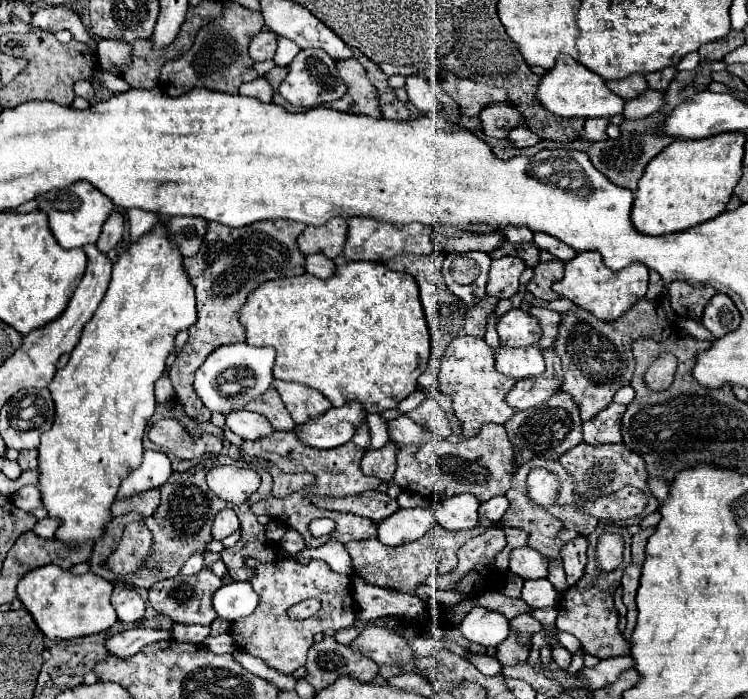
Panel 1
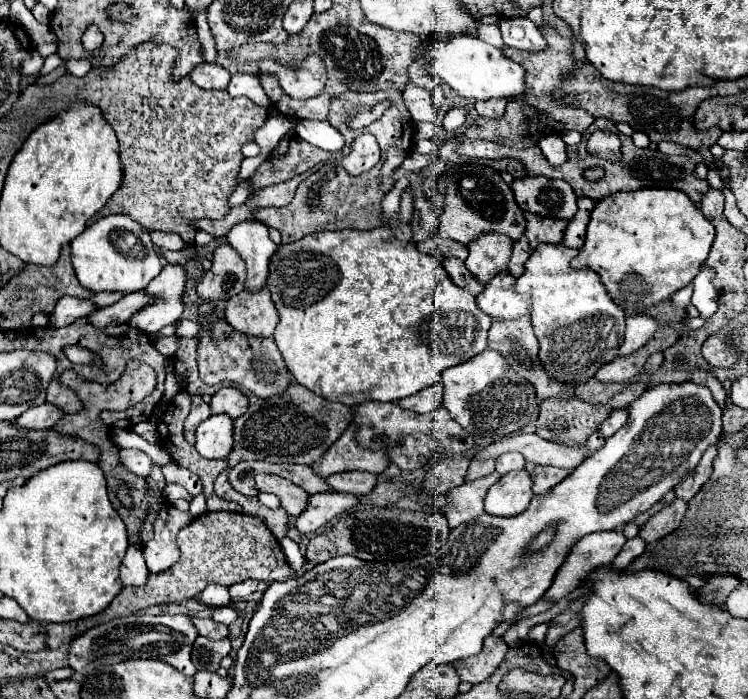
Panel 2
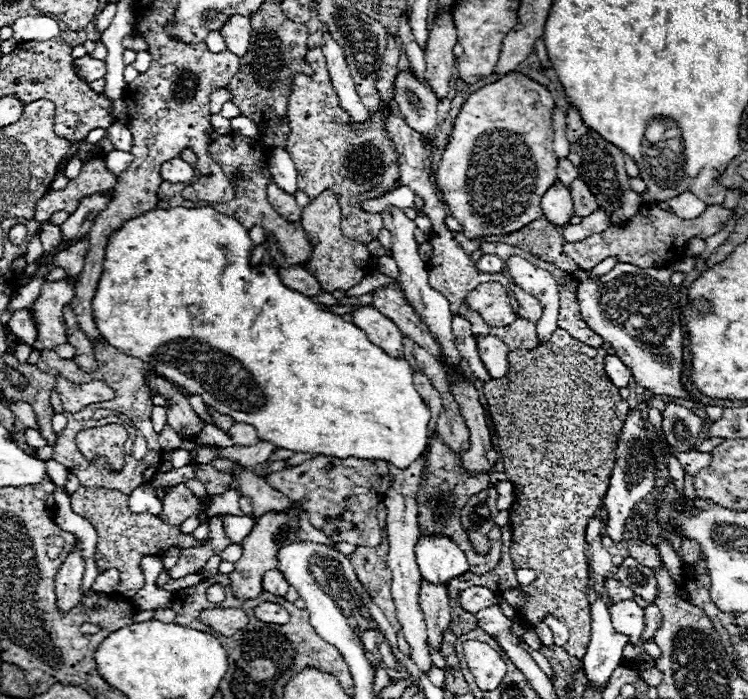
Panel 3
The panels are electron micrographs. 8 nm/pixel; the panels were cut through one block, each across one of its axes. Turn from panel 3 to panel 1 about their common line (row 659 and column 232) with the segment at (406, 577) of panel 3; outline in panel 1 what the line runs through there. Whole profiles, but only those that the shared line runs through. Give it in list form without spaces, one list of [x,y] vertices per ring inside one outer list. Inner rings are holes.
[[[246,410],[230,412],[226,416],[226,426],[244,440],[258,440],[274,432],[266,416],[256,414],[256,412],[246,412]]]

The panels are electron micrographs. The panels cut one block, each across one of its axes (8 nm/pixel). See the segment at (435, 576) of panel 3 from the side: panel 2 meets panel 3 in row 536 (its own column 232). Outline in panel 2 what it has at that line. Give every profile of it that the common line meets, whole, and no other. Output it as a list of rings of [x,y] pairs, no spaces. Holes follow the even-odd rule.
[[[210,416],[196,428],[196,450],[204,458],[226,458],[234,446],[234,420],[230,416]]]

